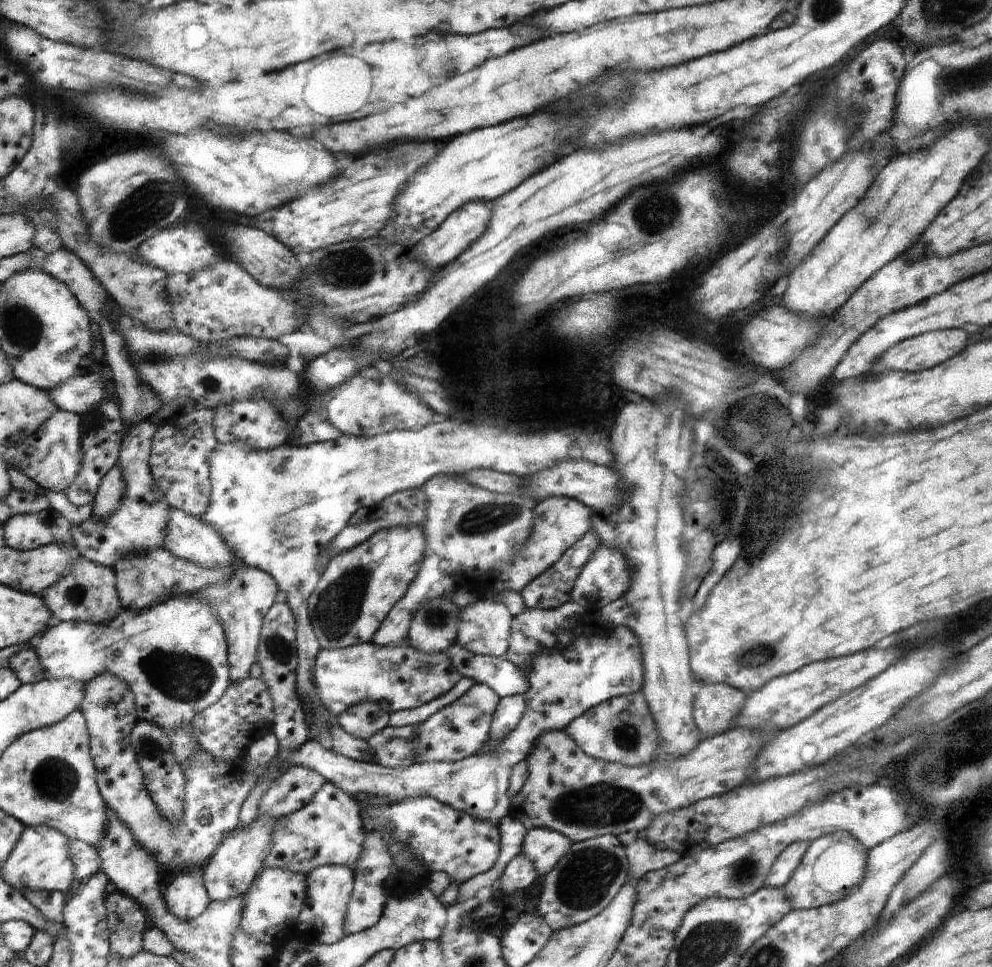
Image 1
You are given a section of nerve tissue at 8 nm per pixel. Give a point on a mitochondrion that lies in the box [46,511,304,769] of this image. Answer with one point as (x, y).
(184, 677)

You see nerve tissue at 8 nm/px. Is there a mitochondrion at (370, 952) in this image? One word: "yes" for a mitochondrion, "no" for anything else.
no

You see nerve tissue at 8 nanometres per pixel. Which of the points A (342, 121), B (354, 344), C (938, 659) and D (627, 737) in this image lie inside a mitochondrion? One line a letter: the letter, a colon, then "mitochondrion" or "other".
A: other
B: other
C: other
D: mitochondrion

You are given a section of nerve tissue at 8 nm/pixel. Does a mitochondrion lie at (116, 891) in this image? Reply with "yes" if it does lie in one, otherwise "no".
no

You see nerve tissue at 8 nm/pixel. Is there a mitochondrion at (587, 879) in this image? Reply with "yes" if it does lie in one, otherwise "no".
yes

